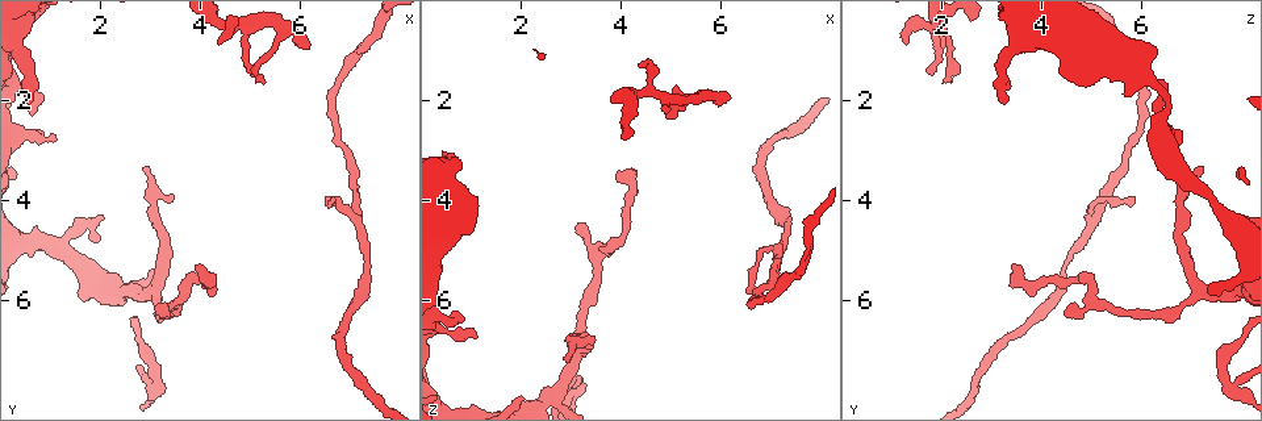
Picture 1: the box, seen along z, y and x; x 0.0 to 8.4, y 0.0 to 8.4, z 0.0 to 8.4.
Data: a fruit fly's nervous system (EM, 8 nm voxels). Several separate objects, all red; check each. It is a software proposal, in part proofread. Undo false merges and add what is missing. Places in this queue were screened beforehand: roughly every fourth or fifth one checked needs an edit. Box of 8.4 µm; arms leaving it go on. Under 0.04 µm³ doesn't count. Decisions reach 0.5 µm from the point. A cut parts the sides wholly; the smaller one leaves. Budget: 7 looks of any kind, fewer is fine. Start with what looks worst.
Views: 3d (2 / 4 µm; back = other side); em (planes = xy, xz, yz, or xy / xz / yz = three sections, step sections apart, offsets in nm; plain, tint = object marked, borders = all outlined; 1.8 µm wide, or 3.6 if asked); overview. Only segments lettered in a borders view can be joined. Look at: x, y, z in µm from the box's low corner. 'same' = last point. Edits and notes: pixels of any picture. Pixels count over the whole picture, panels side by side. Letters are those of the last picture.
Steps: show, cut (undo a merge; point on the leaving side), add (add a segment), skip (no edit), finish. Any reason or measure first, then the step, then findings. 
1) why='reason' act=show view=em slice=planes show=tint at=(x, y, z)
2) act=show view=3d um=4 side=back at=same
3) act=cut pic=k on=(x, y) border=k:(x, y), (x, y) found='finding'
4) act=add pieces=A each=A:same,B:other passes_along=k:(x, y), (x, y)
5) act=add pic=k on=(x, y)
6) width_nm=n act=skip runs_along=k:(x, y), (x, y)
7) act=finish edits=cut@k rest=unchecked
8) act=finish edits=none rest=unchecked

why='branch stops here' act=show view=em slice=xy step=8 show=borders at=(4.40, 0.85, 1.30)

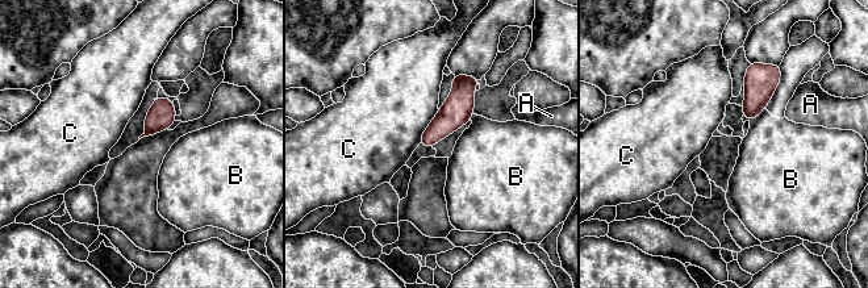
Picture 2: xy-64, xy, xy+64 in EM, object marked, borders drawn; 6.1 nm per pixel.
why='another direction' act=show view=em slice=planes show=borders at=same

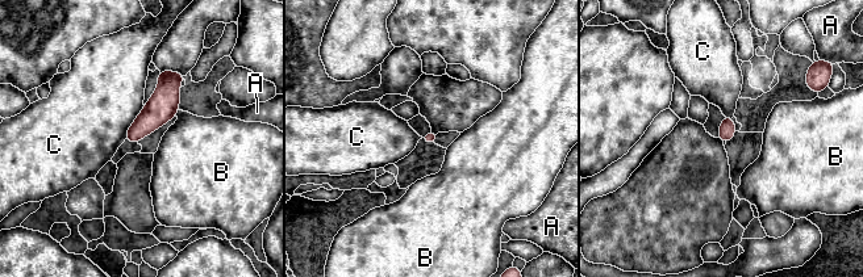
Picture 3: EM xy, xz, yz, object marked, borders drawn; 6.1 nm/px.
act=skip each=A:other,B:other,C:other border=3:(144, 105), (128, 129), (125, 138) found='none of them fits'

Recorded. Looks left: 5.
why='an open end' act=show view=3d um=2 at=(1.10, 2.85, 6.75)

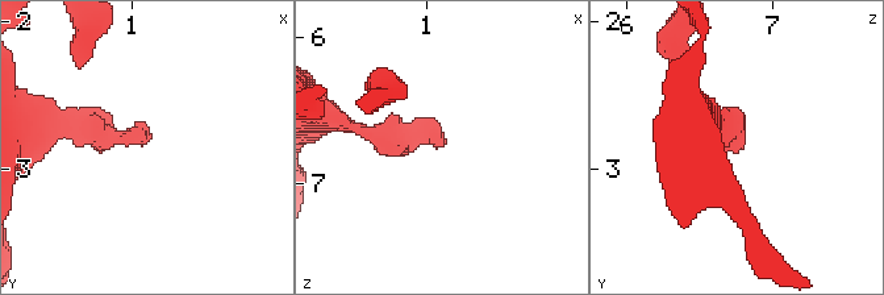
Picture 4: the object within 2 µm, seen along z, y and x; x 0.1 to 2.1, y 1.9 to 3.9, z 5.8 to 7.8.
act=show view=em slice=xy step=16 show=tint at=(1.14, 2.82, 6.68)

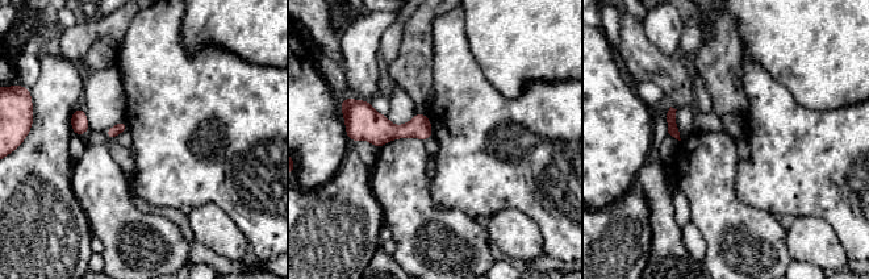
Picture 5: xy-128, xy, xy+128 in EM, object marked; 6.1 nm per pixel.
act=show view=em slice=planes show=borders at=same

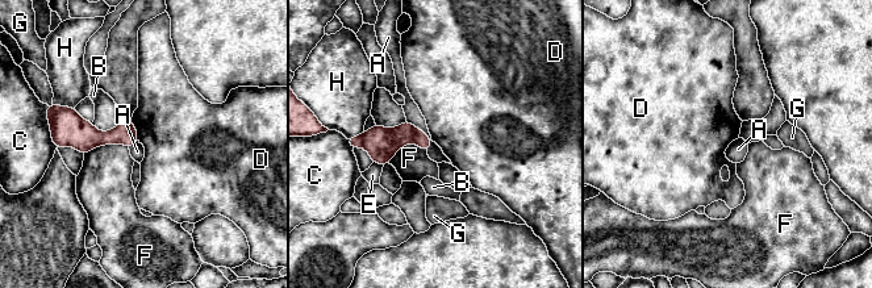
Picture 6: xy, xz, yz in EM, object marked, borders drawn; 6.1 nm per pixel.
longest_contact=F:280nm act=add pieces=A each=A:same,B:other,C:other,D:other,E:other,F:other,G:other,H:other found='it goes on there'

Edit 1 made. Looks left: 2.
act=finish edits=add@6 rest=unchecked

